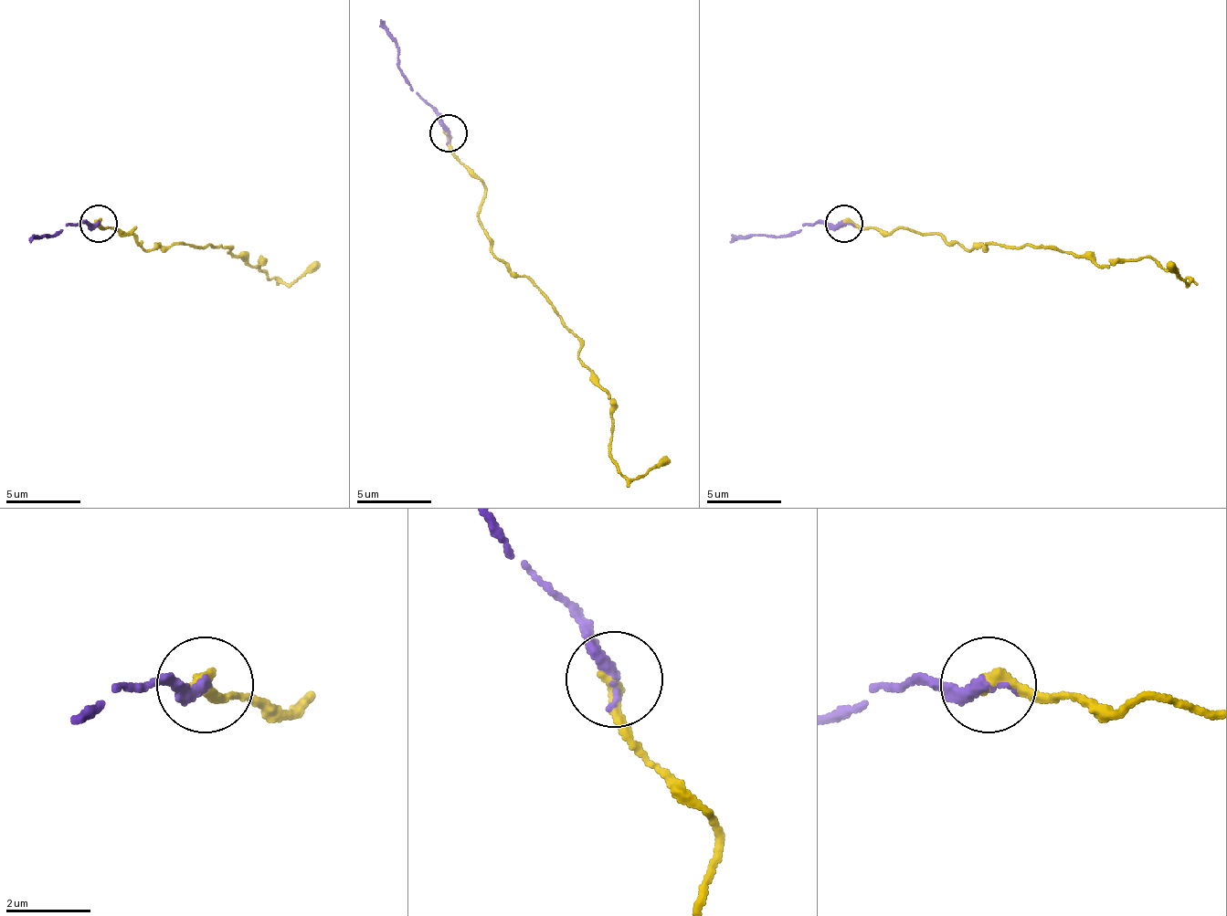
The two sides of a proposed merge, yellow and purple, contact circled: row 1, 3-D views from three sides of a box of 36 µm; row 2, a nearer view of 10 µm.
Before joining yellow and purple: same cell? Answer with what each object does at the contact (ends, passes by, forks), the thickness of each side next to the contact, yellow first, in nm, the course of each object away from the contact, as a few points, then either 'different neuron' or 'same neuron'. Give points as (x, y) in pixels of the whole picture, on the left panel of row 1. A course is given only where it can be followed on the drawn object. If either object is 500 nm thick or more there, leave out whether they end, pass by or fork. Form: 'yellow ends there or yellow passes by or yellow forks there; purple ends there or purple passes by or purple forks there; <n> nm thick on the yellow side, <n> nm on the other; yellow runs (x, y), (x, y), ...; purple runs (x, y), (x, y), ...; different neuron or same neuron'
yellow ends there; purple ends there; 300 nm thick on the yellow side, 280 nm on the other; yellow runs (97, 223), (134, 226), (127, 234), (146, 248), (262, 257), (269, 279), (289, 282), (319, 260); purple runs (97, 223), (70, 223), (48, 237), (48, 234), (29, 241); same neuron

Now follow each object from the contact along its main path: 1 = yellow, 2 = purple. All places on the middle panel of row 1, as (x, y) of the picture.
1: (448, 134), (485, 187), (478, 225), (496, 258), (579, 341), (609, 397), (620, 472), (639, 479), (669, 461)
2: (448, 134), (398, 67), (398, 44), (380, 17)

